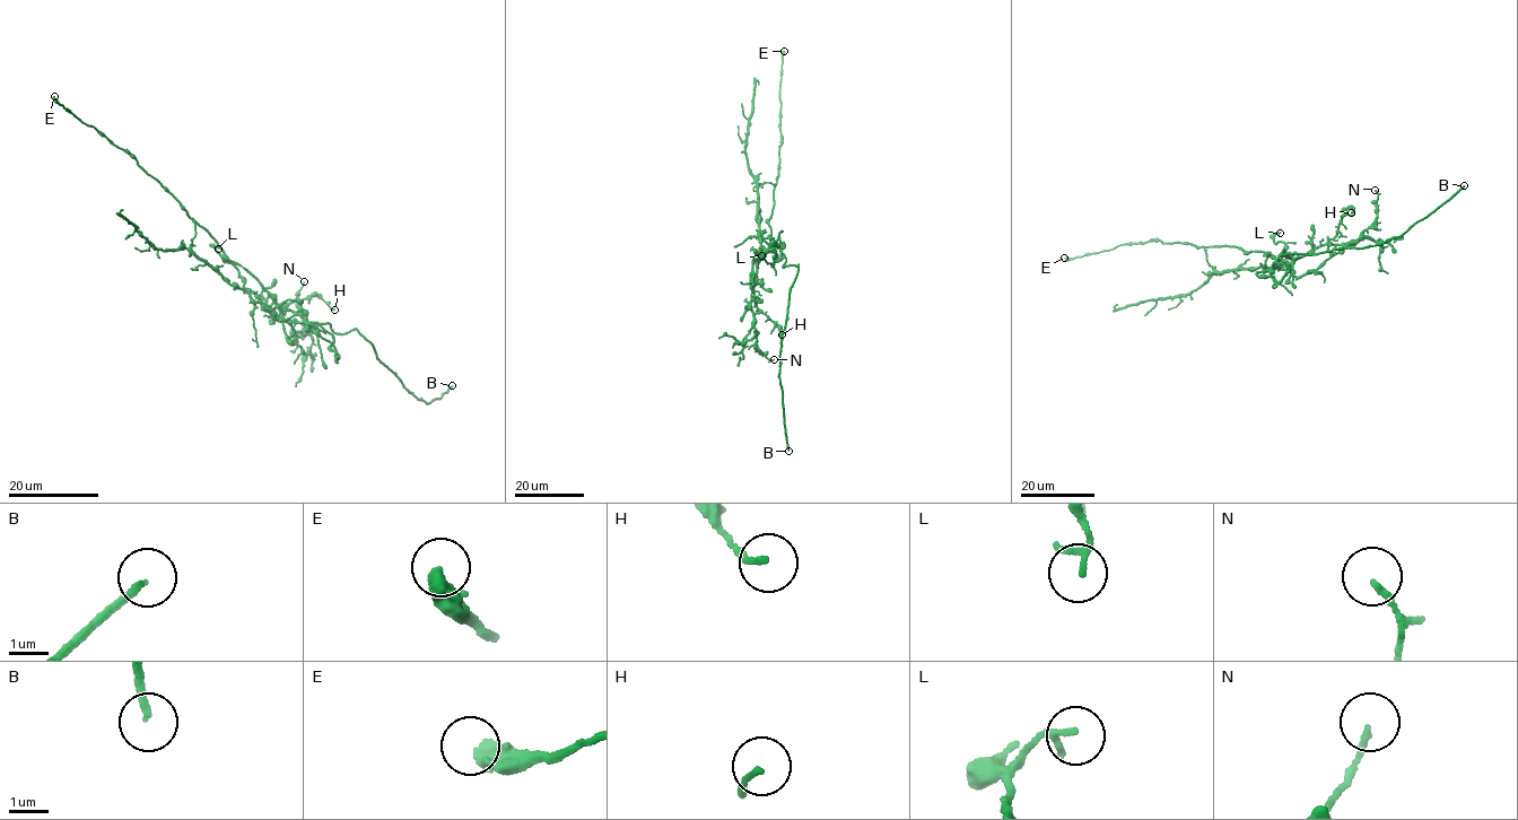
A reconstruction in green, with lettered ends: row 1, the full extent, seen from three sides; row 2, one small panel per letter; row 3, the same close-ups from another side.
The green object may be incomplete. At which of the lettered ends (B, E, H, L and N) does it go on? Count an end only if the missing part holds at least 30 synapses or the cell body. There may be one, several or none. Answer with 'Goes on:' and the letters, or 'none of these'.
Goes on: B

